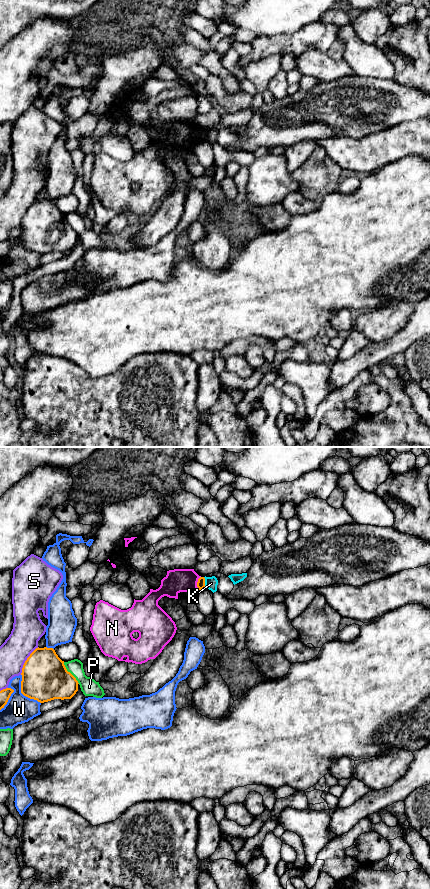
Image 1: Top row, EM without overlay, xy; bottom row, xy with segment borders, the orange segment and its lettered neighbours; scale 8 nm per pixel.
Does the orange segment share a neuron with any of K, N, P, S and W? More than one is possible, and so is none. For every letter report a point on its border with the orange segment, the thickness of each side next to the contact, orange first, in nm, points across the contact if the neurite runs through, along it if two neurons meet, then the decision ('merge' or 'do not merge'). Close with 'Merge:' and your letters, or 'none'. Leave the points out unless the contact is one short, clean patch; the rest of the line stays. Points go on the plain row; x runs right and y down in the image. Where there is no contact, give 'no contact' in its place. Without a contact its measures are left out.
K: meets orange in xy at (204, 134); 60 nm thick on the orange side, 100 nm on the other; border along xy (203, 129), (205, 138); do not merge
N: meets orange in xy at (197, 135); 60 nm thick on the orange side, 190 nm on the other; do not merge
P: meets orange in xy at (70, 225); 360 nm thick on the orange side, 140 nm on the other; do not merge
S: meets orange in xy at (26, 212); 360 nm thick on the orange side, 240 nm on the other; do not merge
W: meets orange in xy at (22, 245); 360 nm thick on the orange side, 220 nm on the other; do not merge
Merge: none

